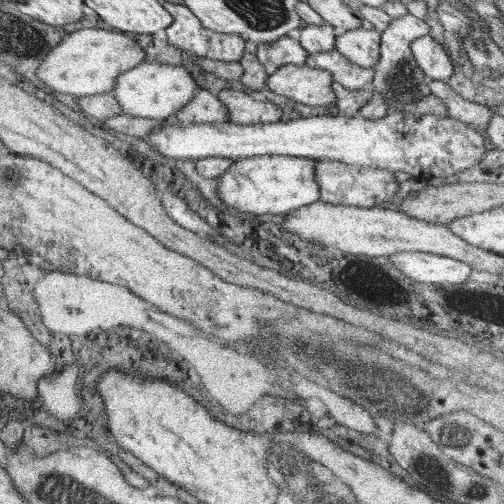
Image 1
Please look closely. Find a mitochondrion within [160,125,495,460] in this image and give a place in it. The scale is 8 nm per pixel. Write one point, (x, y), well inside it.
(351, 377)

